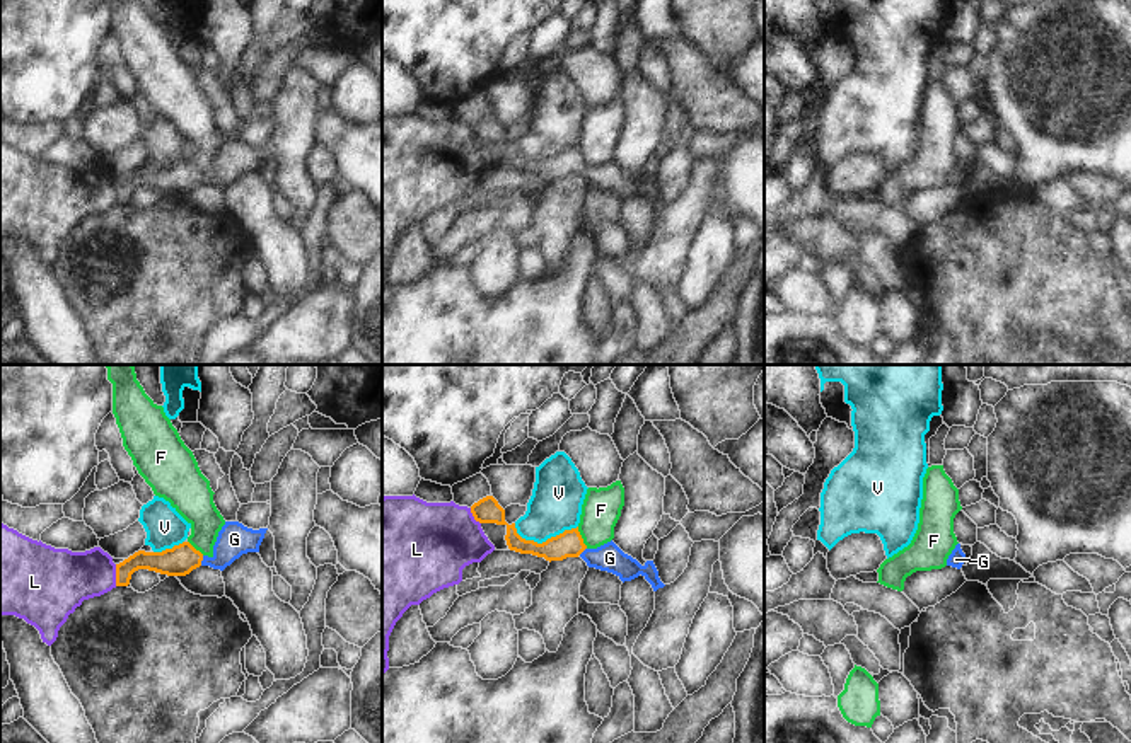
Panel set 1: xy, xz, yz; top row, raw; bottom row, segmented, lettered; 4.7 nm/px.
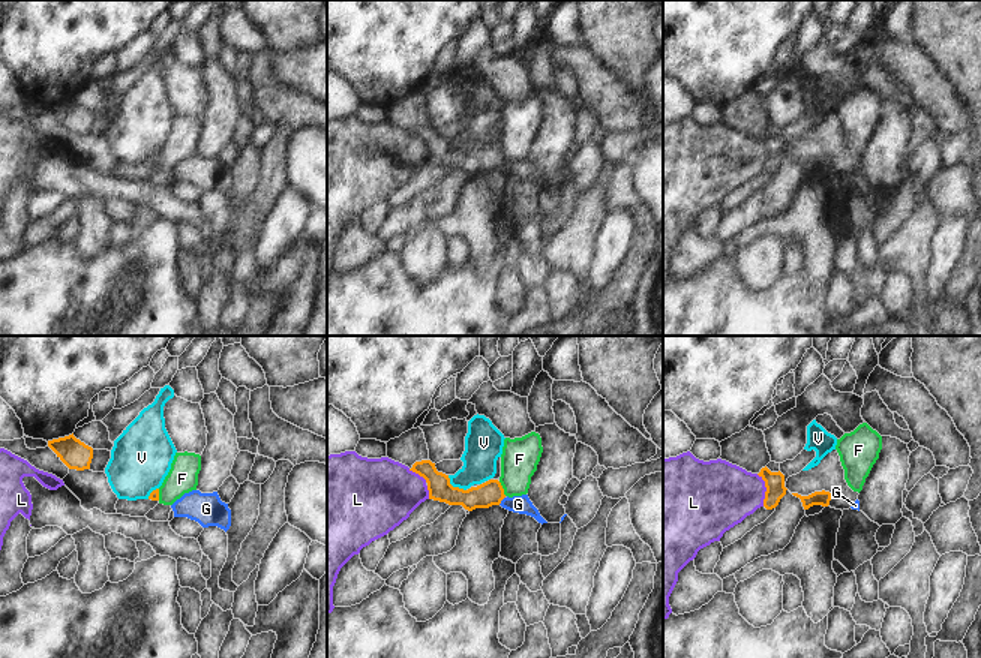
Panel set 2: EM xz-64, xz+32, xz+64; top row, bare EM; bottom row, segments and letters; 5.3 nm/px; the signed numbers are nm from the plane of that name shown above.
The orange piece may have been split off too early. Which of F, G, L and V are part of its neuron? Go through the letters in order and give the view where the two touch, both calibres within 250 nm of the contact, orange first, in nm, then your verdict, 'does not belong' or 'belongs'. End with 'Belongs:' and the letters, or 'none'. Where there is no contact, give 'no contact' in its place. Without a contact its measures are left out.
F: meets orange in xz; 130 nm thick on the orange side, 190 nm on the other; does not belong
G: meets orange in xy; 150 nm thick on the orange side, 160 nm on the other; belongs
L: meets orange in xy; 120 nm thick on the orange side, 280 nm on the other; does not belong
V: meets orange in xz; 130 nm thick on the orange side, 240 nm on the other; does not belong
Belongs: G

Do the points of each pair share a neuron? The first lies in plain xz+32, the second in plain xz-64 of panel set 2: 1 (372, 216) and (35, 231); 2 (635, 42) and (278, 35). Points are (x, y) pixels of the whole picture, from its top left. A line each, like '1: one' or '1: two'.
1: two
2: one

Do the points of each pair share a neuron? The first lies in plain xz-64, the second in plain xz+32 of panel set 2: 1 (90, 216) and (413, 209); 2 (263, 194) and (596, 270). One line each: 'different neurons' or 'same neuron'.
1: different neurons
2: different neurons

